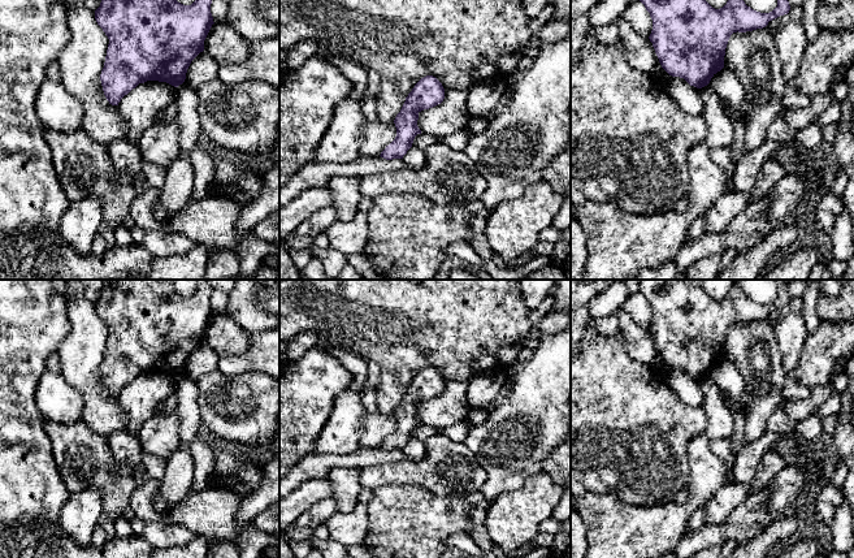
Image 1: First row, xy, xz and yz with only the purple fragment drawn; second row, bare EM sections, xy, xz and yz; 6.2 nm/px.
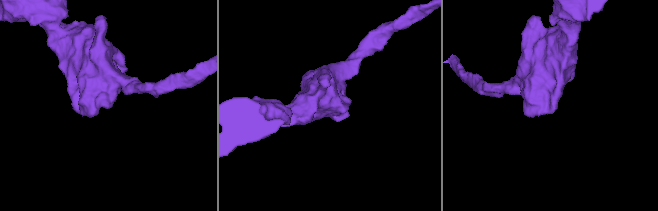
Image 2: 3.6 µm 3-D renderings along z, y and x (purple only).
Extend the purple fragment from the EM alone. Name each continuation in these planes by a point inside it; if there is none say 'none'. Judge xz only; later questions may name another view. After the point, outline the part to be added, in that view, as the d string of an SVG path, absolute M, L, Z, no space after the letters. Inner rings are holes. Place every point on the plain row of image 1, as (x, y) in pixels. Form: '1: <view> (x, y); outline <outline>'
none

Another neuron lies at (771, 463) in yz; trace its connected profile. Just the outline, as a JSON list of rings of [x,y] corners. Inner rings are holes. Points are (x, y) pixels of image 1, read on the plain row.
[[[766,451],[757,467],[755,477],[750,484],[750,493],[757,493],[766,489],[775,476],[785,467],[786,463],[777,451]]]

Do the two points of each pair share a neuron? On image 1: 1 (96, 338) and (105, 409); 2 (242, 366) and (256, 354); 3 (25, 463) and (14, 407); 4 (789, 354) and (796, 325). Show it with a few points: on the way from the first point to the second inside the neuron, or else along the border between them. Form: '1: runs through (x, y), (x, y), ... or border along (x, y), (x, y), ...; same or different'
1: runs through (89, 355), (89, 383), (94, 392); same
2: runs through (246, 362), (252, 358); same
3: runs through (14, 449), (14, 422); same
4: runs through (790, 347), (792, 332); same

